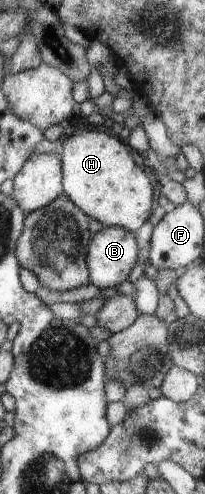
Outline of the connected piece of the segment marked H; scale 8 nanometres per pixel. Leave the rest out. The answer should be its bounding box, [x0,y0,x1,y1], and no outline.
[60,129,153,232]

